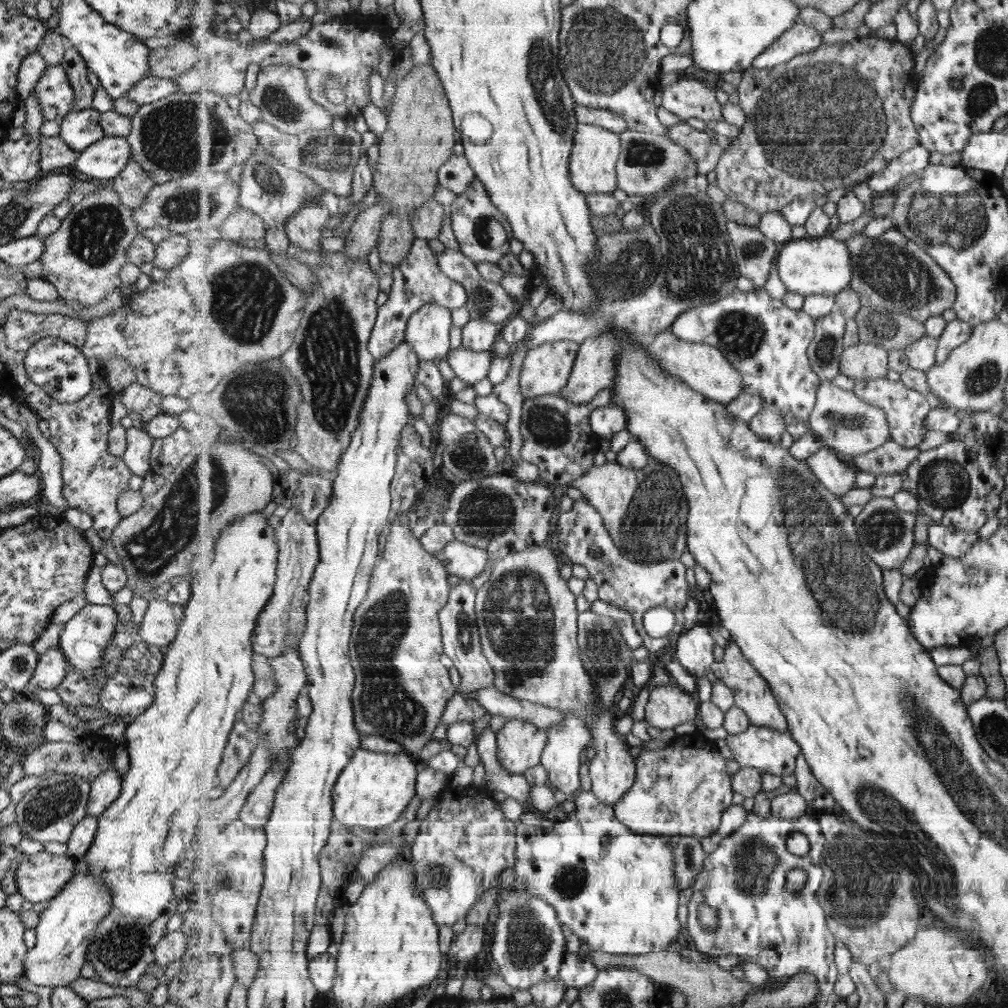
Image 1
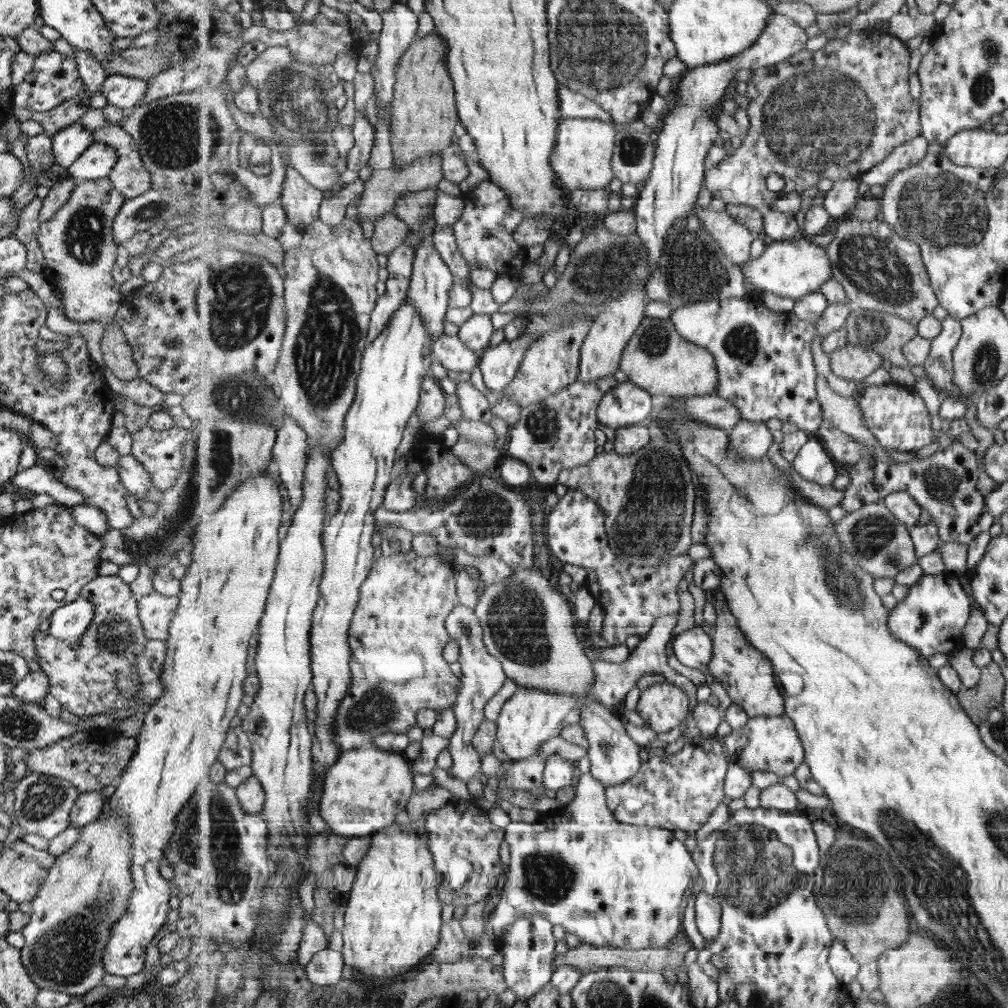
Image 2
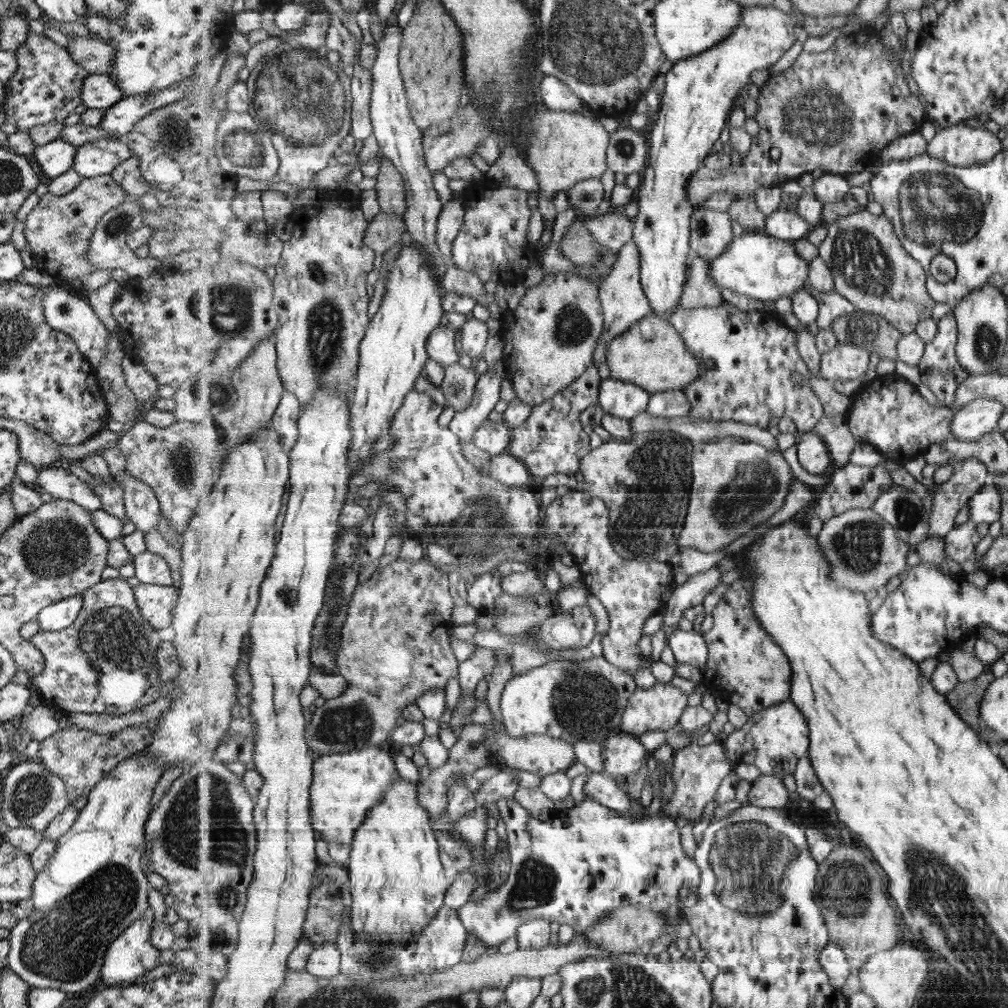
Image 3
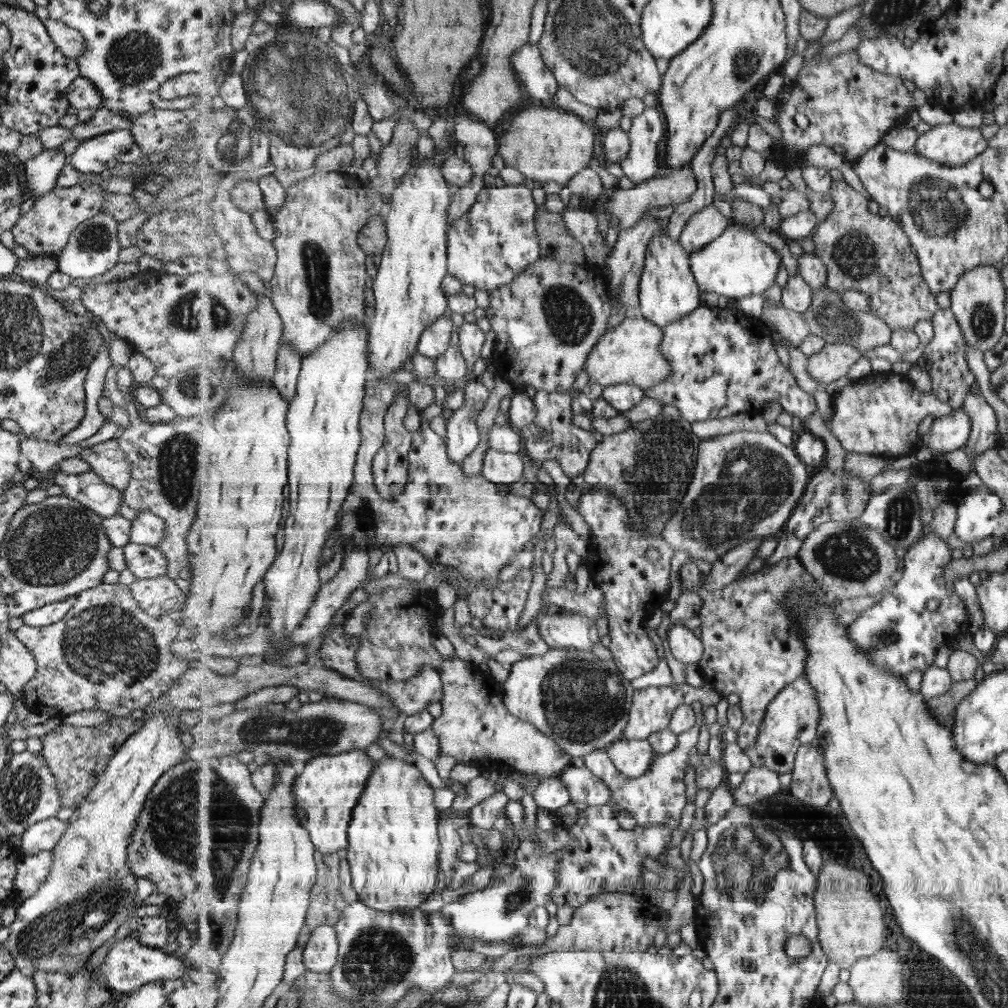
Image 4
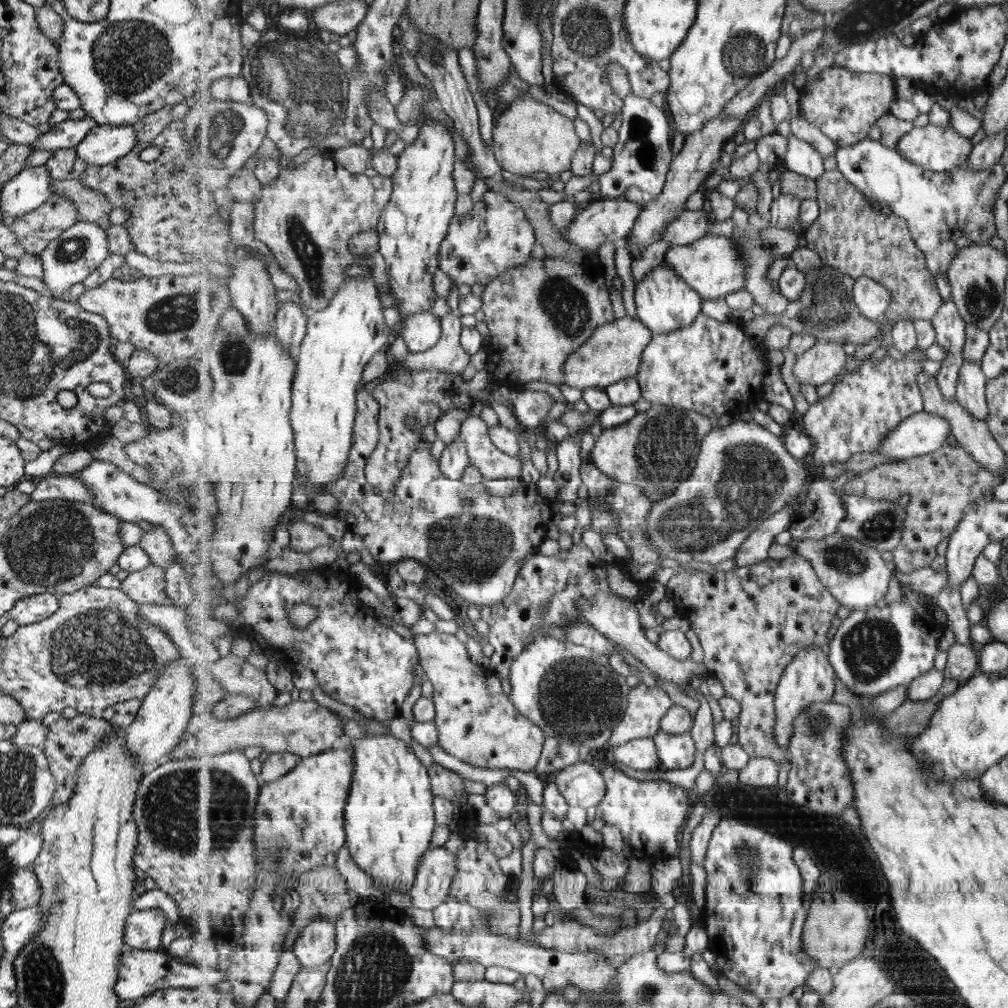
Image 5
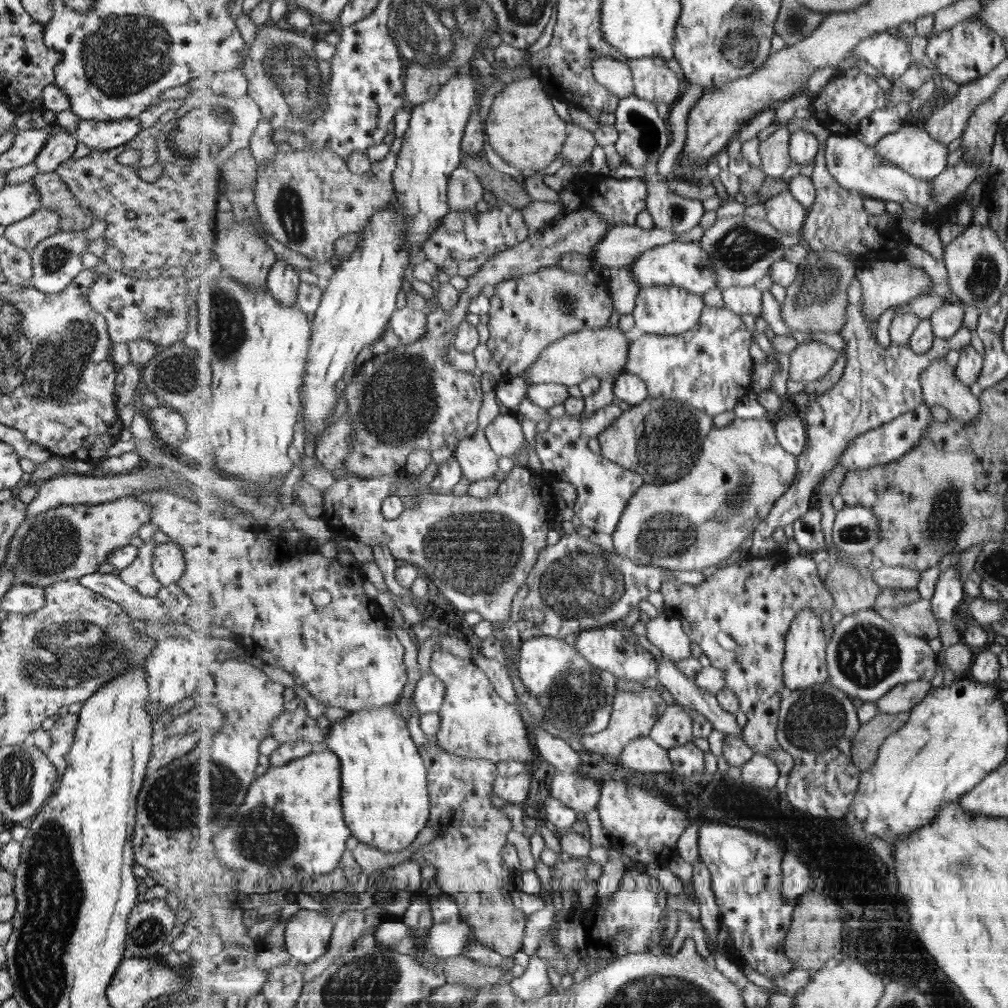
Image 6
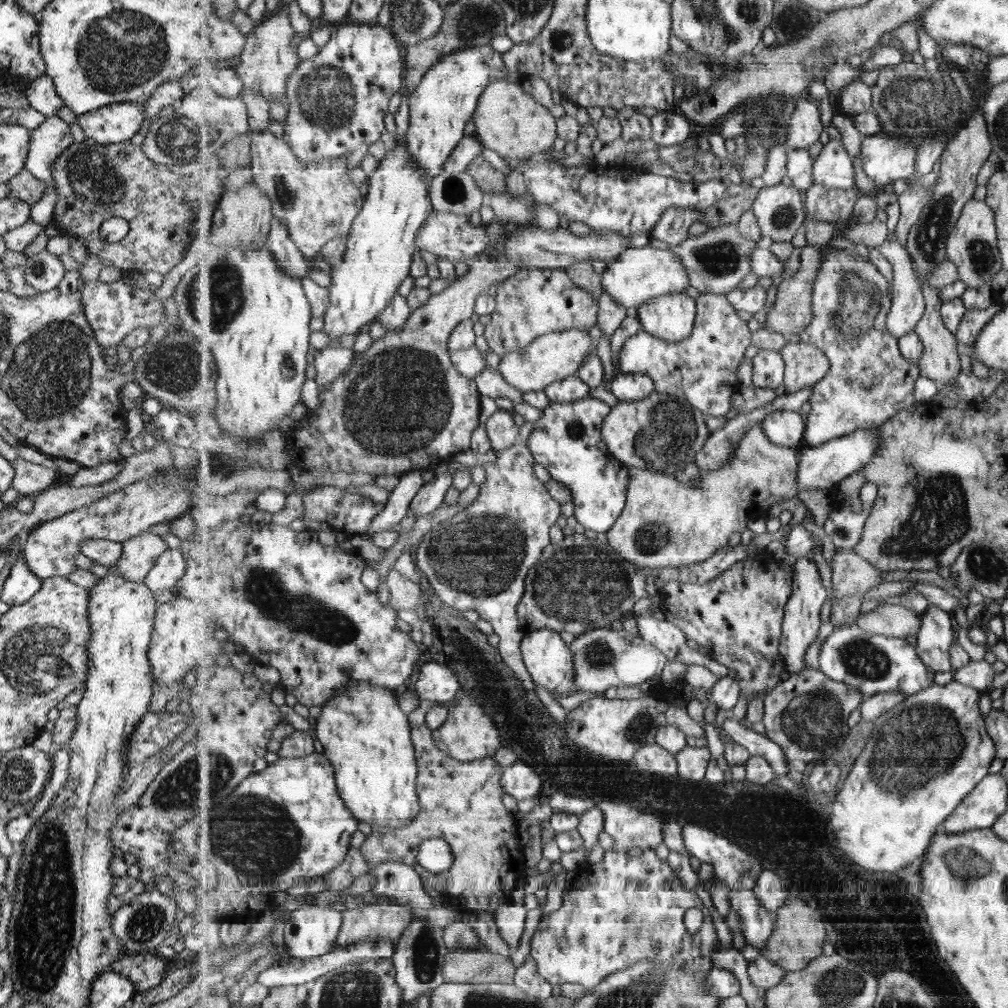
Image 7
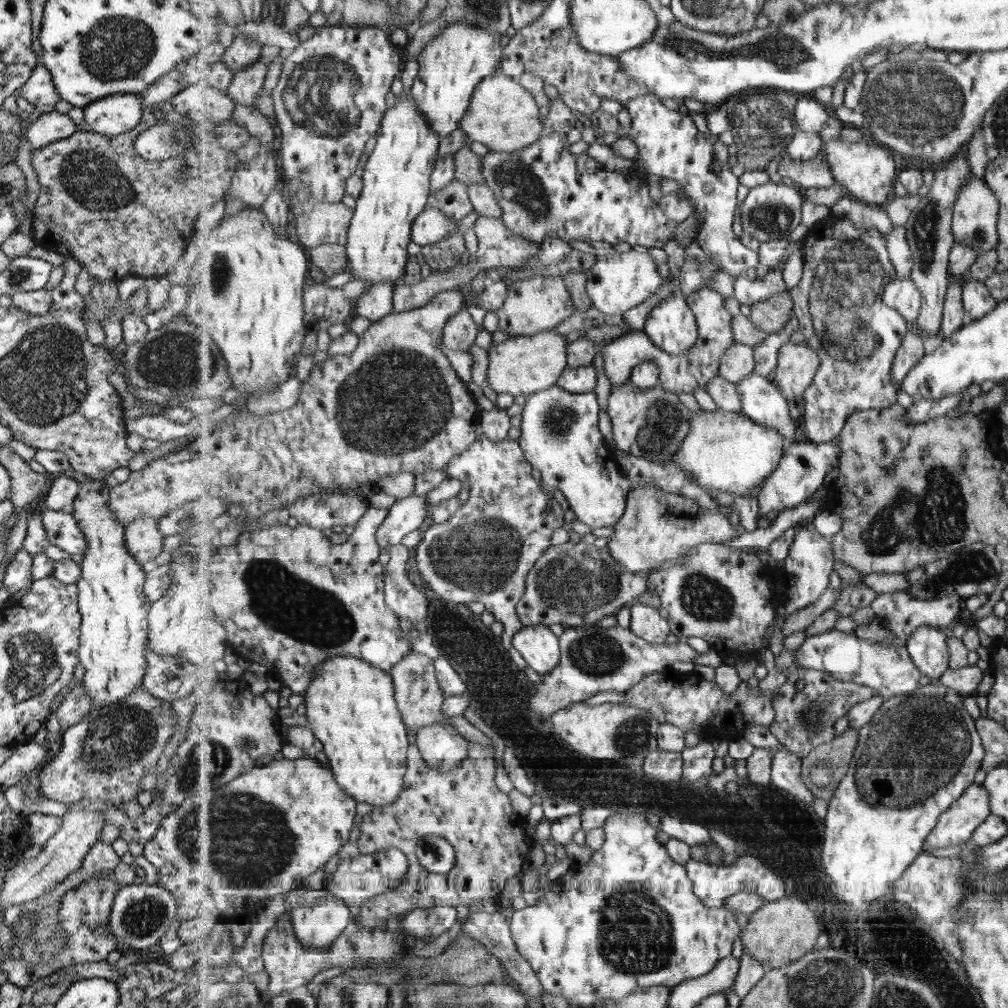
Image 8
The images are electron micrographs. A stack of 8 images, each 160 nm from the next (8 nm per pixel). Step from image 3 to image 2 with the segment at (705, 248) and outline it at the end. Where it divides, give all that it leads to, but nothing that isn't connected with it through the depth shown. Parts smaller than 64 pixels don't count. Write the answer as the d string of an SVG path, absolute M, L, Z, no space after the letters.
M696 208L703 220L705 229L711 237L719 241L725 255L737 266L745 266L751 260L751 244L755 240L753 233L745 225L733 219L725 210L715 212L709 208Z

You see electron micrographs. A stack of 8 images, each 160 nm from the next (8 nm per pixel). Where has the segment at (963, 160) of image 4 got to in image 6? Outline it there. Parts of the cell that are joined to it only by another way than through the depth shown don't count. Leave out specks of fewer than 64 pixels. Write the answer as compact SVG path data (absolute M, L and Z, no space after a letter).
M907 123L897 132L881 137L873 147L881 158L896 164L921 180L934 179L947 168L947 158L949 158L947 144L935 140L930 132L921 125Z

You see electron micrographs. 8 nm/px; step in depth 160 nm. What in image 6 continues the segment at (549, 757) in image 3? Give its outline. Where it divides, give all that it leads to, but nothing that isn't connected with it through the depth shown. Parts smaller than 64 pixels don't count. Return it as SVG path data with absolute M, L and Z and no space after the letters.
M434 628L435 646L431 655L431 671L445 682L445 703L438 713L442 719L437 742L447 753L472 759L495 762L516 760L526 767L535 754L533 730L529 718L517 705L503 700L487 674L475 662L447 653L438 646L438 636L444 635Z

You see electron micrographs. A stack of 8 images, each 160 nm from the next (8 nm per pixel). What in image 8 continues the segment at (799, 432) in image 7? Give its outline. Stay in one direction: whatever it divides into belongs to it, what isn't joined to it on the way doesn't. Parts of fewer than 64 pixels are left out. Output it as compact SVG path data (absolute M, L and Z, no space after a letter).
M753 373L737 384L737 390L741 395L742 411L748 414L755 422L768 427L776 428L782 435L786 436L786 440L791 443L798 442L795 438L797 434L797 421L789 416L788 398L780 391L778 385L767 377Z

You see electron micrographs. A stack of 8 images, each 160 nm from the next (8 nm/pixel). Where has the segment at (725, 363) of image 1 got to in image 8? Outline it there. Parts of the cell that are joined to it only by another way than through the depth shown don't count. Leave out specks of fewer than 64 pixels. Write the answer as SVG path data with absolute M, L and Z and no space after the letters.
M545 331L532 335L510 338L498 345L490 347L490 360L487 380L497 394L528 396L551 388L561 378L569 364L569 345L567 338L557 332Z

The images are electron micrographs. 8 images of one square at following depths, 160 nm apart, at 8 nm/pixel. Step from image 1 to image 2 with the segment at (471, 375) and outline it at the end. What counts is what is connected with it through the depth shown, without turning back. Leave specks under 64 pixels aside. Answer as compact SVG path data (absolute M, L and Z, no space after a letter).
M443 334L432 345L433 356L438 358L442 366L450 373L473 372L475 366L479 367L481 353L471 350L458 336Z

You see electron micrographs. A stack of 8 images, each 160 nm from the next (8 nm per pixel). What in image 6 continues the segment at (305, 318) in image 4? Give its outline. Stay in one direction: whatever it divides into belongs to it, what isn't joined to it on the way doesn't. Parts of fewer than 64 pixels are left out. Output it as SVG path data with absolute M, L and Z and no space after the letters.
M331 149L302 151L277 151L275 160L261 163L258 168L257 184L253 188L256 208L263 223L263 228L279 243L295 251L312 262L324 263L337 256L335 243L343 236L352 233L363 233L371 226L371 220L377 212L383 212L394 200L393 171L396 168L395 155L390 150L384 158L371 163L373 176L355 174L347 167L345 158Z

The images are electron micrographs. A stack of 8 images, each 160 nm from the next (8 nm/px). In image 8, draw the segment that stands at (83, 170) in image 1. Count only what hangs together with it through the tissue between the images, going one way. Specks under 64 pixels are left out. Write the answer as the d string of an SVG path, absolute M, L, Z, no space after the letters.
M110 94L89 102L82 108L85 130L117 136L131 130L142 113L139 94Z

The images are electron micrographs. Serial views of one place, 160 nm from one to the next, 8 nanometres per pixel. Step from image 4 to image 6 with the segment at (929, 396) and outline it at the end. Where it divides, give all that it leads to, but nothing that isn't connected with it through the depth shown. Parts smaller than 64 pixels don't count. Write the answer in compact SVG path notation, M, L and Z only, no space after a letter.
M857 276L849 285L847 294L847 324L840 334L846 341L844 348L846 365L842 377L831 389L810 402L803 417L808 443L806 449L798 456L798 476L786 494L775 503L763 524L756 528L750 552L757 558L767 558L769 552L777 549L779 543L773 539L775 528L793 524L812 509L818 486L825 477L839 467L840 456L846 453L850 444L859 435L865 435L870 430L913 412L923 404L925 402L921 384L923 372L935 359L945 356L949 350L960 350L970 343L971 331L963 325L953 338L943 339L935 336L929 352L917 353L909 344L898 345L893 342L887 348L883 348L877 342L876 326L867 322L862 282Z

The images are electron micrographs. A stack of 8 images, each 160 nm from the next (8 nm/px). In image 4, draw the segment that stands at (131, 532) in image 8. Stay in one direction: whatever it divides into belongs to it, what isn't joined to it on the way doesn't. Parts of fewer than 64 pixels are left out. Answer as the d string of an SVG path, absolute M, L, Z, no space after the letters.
M166 574L155 578L135 579L127 587L136 604L157 617L175 615L185 601L183 583L174 582Z

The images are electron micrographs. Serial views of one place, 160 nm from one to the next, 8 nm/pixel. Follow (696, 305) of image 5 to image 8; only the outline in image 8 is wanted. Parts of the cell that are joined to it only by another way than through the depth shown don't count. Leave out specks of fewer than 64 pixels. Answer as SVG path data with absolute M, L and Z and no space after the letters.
M677 292L649 315L644 331L661 350L681 356L699 339L698 321L687 296Z

